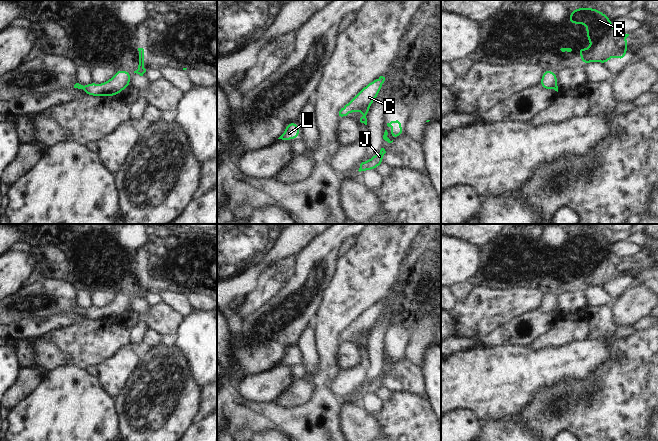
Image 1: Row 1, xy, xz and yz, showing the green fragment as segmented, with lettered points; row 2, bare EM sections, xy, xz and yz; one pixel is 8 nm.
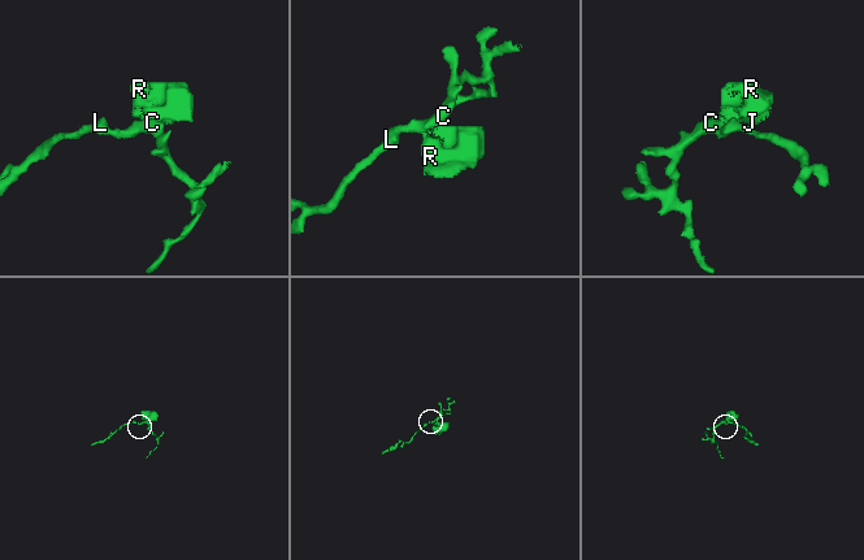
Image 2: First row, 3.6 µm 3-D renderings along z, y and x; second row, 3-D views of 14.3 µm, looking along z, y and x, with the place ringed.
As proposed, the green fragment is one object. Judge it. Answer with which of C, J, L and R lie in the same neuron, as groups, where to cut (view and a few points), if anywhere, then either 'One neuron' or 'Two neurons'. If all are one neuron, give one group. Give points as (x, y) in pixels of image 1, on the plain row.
Groups: C L / J R. Split along xz (368, 331), (353, 333), (348, 336). Two neurons

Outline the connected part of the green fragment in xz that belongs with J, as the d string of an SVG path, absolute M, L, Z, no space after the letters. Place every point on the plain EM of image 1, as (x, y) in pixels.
M381 372L380 376L368 383L367 386L362 384L357 388L360 391L358 395L375 394L380 388L383 388L383 380L385 377L385 373Z

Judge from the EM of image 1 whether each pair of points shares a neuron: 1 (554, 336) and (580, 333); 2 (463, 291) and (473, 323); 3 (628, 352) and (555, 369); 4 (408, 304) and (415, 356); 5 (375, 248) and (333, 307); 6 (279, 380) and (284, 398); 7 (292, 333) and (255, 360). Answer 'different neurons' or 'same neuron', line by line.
1: same neuron
2: different neurons
3: different neurons
4: same neuron
5: same neuron
6: different neurons
7: same neuron

